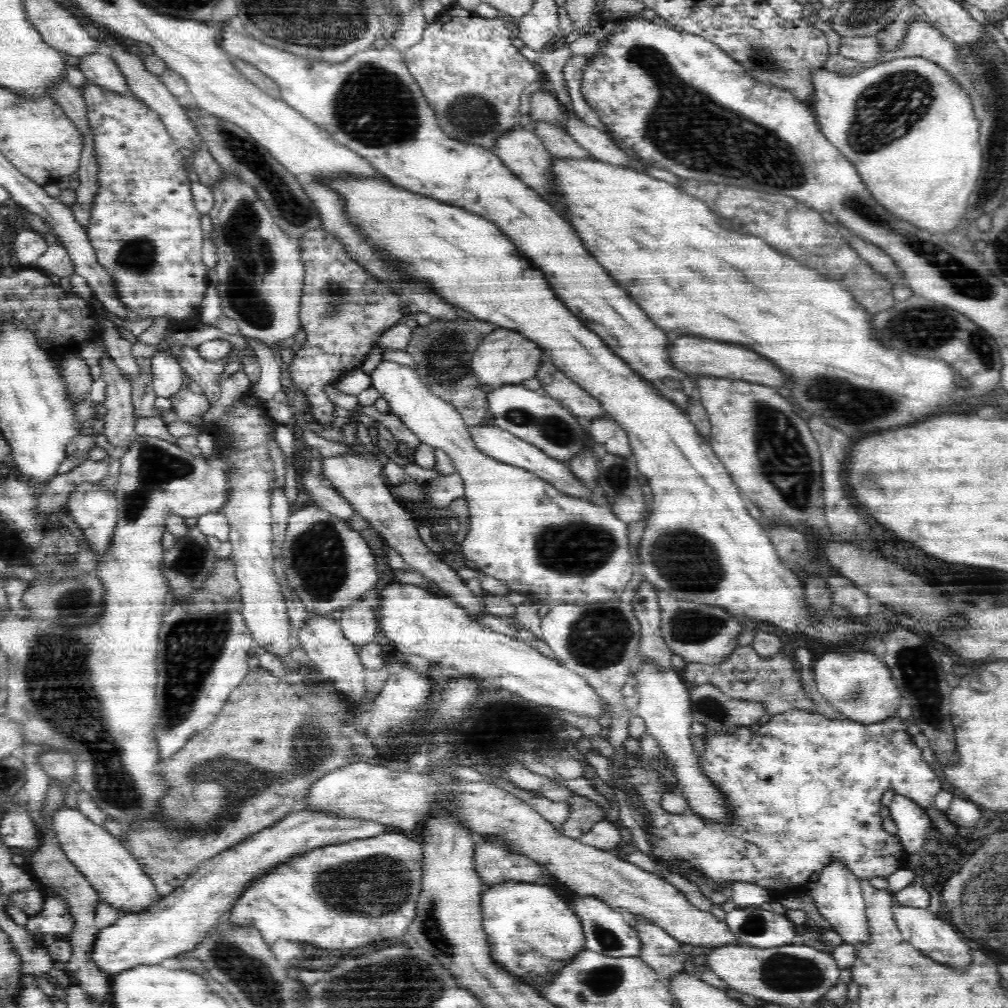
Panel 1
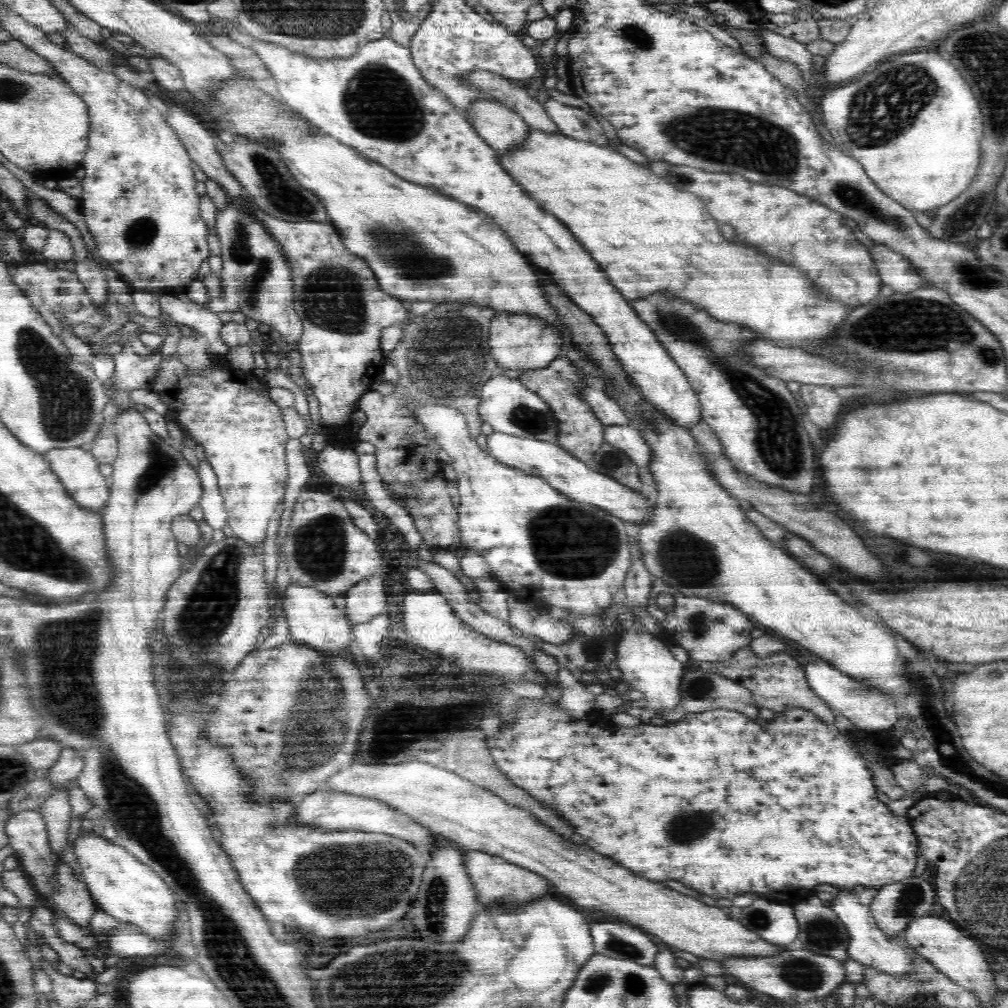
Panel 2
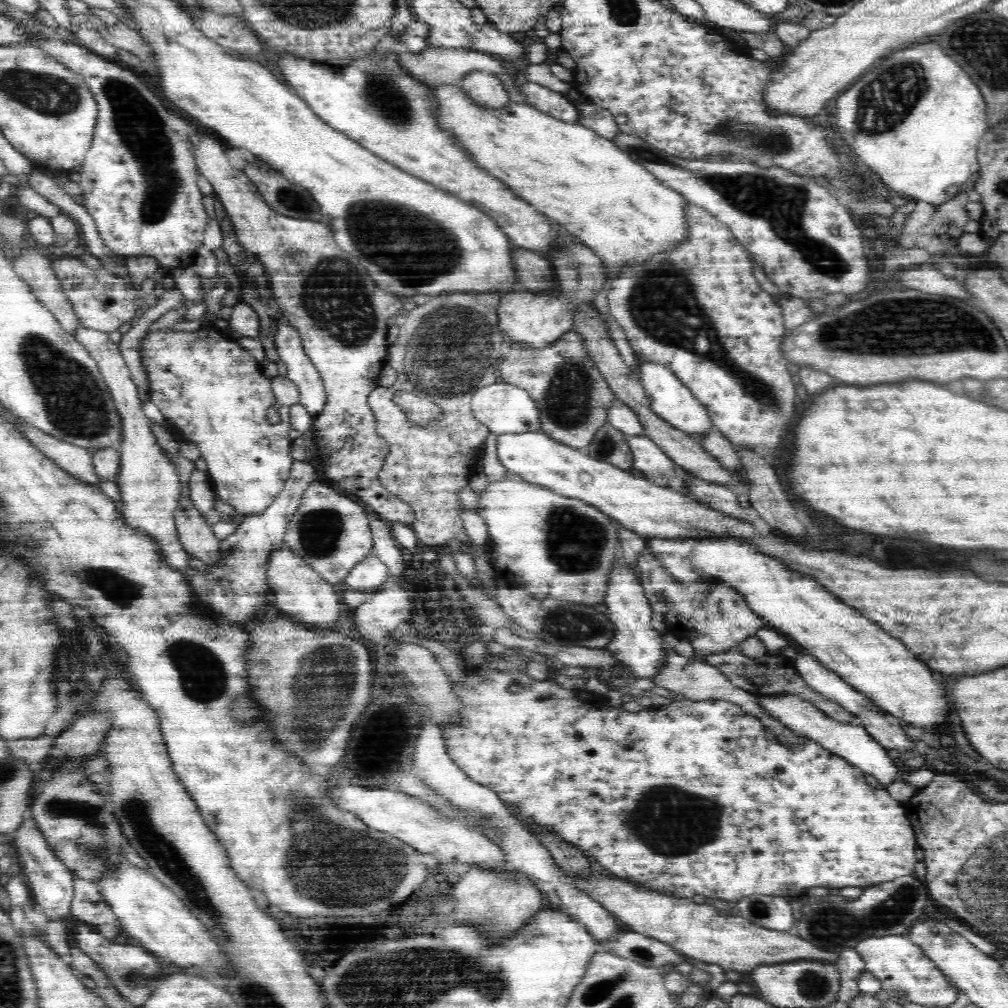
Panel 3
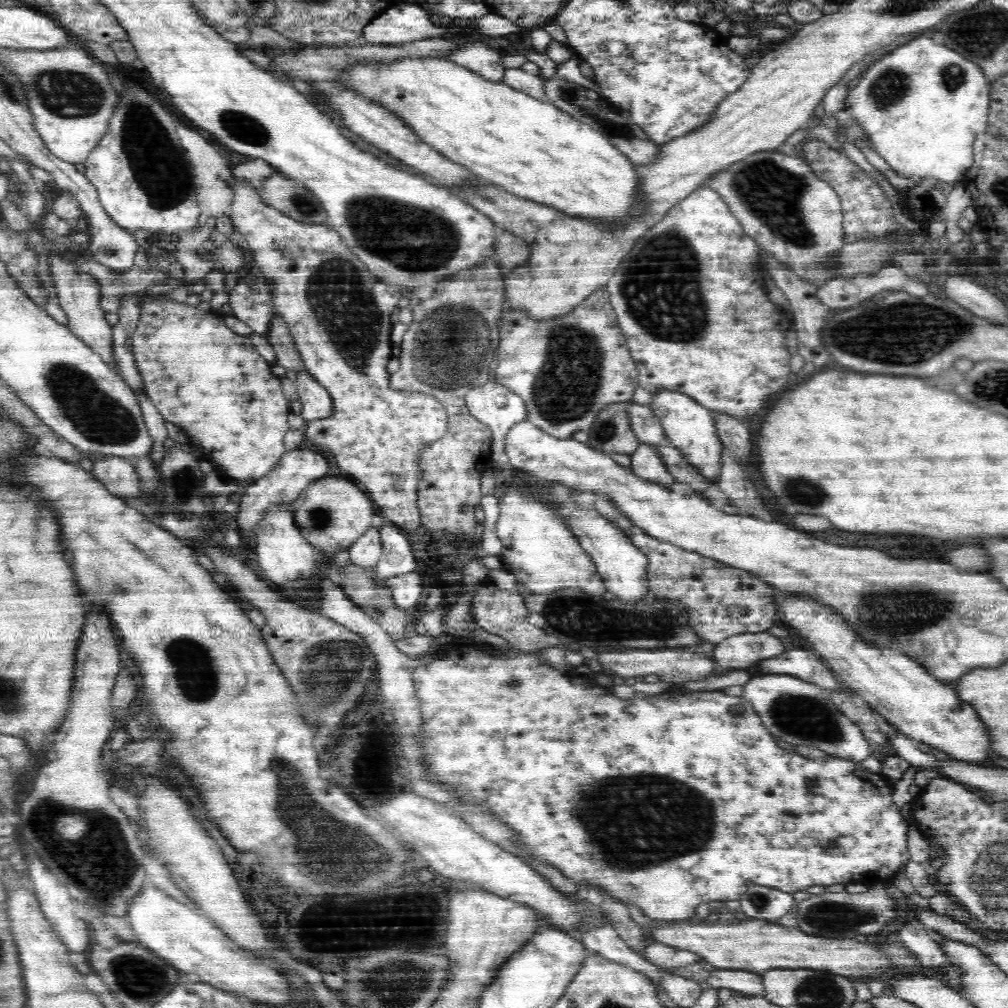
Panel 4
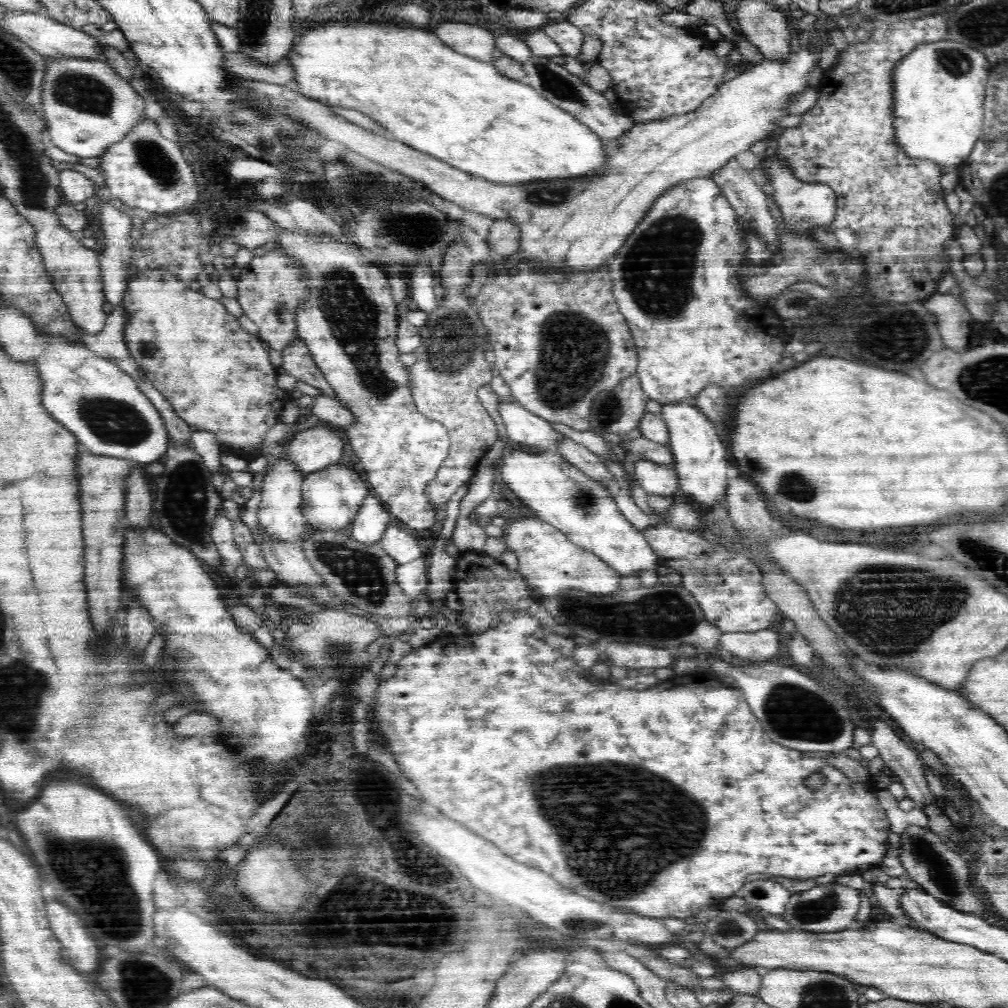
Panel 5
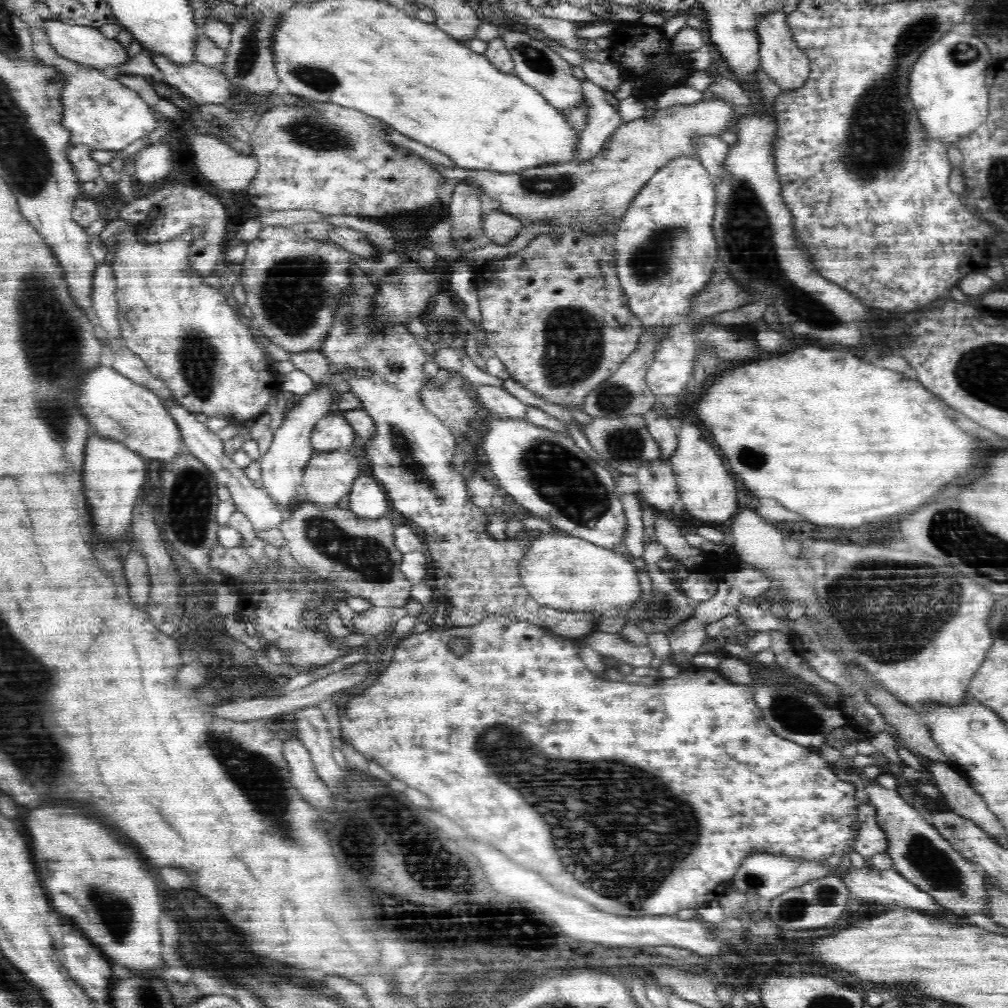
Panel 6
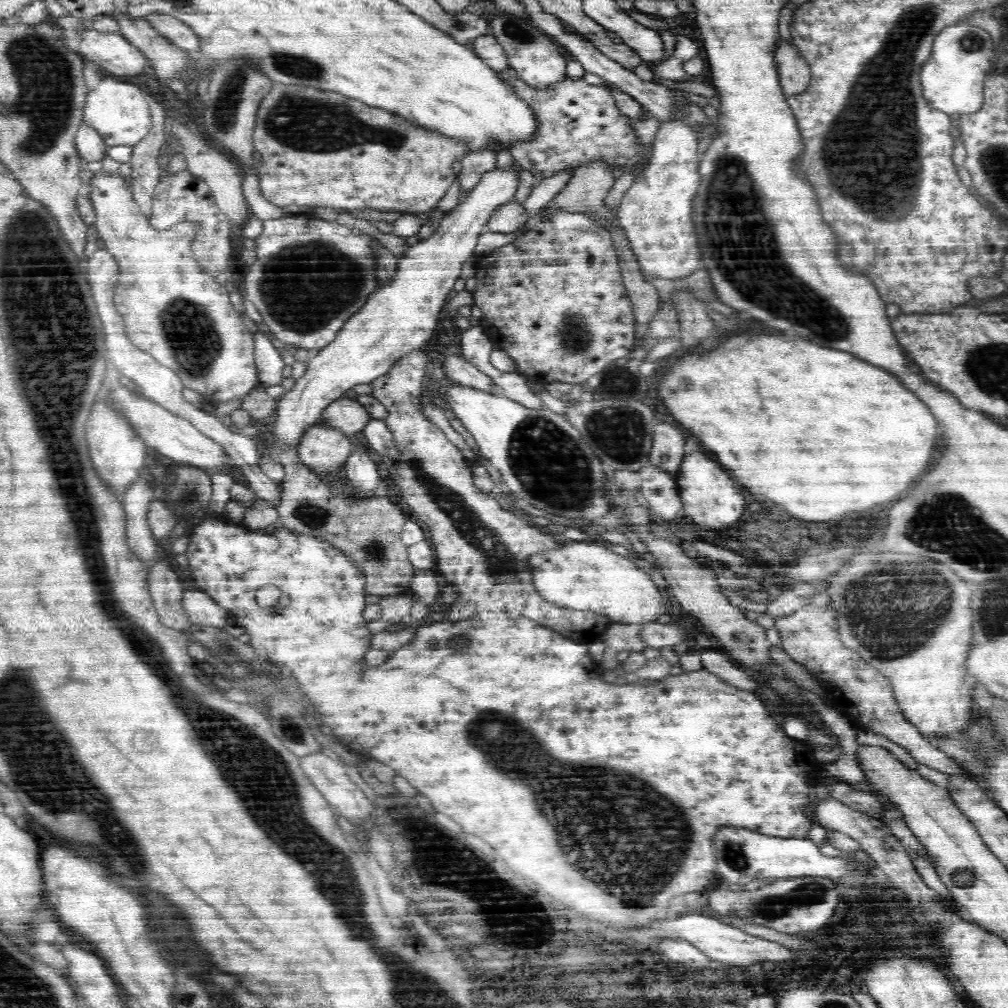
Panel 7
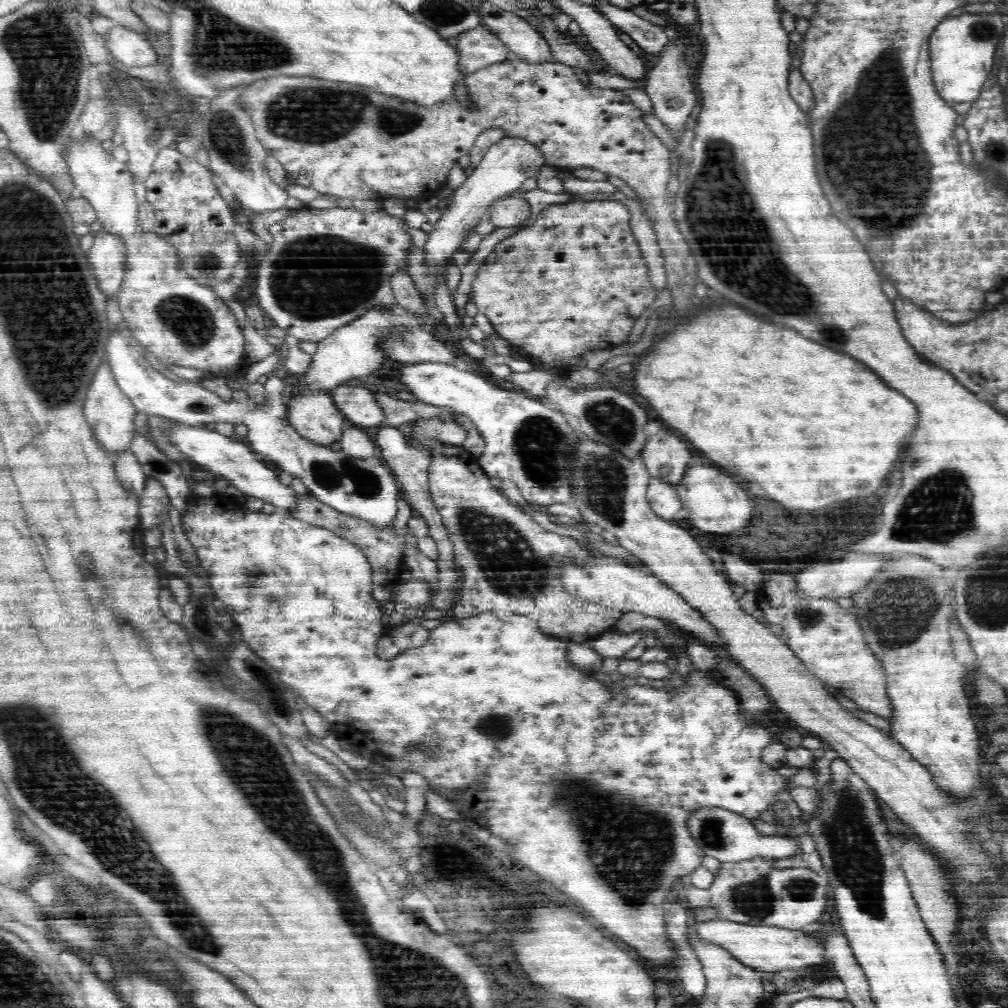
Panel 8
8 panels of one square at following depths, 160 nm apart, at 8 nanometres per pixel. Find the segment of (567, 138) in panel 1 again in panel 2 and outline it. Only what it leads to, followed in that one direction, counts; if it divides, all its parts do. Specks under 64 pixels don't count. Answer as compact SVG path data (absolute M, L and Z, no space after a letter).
M485 70L468 72L466 76L462 76L462 79L464 79L464 83L479 87L479 90L490 94L498 102L505 103L506 106L516 111L526 121L526 124L534 130L541 130L548 134L562 133L544 109L543 104L530 97L526 88L518 85L518 81L506 80Z

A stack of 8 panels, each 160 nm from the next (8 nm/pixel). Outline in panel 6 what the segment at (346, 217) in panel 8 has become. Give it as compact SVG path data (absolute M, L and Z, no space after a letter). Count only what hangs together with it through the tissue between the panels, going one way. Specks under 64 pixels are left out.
M262 226L255 240L246 242L248 253L242 263L242 273L239 284L246 291L246 305L253 312L255 327L264 332L271 343L276 344L290 353L319 349L324 346L336 325L337 314L358 295L354 287L354 252L345 244L331 238L318 240L309 238L309 234L294 232L284 226Z

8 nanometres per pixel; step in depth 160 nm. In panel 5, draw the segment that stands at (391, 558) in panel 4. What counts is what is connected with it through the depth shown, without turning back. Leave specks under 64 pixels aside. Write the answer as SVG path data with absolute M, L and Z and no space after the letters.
M396 521L389 523L380 541L384 550L399 564L410 562L422 554L418 539L414 538L406 528L397 526Z

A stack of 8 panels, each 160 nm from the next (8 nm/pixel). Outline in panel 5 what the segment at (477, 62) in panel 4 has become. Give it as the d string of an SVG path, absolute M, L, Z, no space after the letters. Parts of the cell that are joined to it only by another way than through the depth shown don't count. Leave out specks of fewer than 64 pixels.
M459 20L444 21L436 26L435 33L454 50L492 62L494 33L484 29L482 24L470 24Z

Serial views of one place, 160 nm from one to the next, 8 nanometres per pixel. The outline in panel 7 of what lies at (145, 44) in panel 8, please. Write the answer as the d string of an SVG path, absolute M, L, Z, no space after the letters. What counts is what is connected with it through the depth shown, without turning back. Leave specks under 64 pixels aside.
M84 30L77 50L82 56L97 55L102 60L101 68L116 76L135 76L144 73L144 69L150 65L143 51L120 32Z

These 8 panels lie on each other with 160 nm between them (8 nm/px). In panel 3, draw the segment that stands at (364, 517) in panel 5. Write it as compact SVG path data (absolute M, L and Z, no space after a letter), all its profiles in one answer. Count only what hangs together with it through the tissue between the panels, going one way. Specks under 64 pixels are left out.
M373 553L358 562L346 577L343 587L368 594L367 598L384 590L388 580L388 567Z

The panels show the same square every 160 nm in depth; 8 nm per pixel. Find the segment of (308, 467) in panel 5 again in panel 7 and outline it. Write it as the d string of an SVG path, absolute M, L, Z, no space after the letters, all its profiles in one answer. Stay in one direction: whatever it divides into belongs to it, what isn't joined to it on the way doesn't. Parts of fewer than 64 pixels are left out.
M345 393L334 398L323 410L322 415L334 426L340 426L348 435L362 431L370 421L374 420L353 393Z

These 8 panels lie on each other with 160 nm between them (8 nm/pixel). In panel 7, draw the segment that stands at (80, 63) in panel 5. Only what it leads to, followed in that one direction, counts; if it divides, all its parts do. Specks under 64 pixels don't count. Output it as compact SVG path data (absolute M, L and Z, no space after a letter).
M100 78L97 87L89 91L83 122L91 124L103 134L104 142L126 146L137 145L152 130L151 111L144 93L138 86L115 78Z

